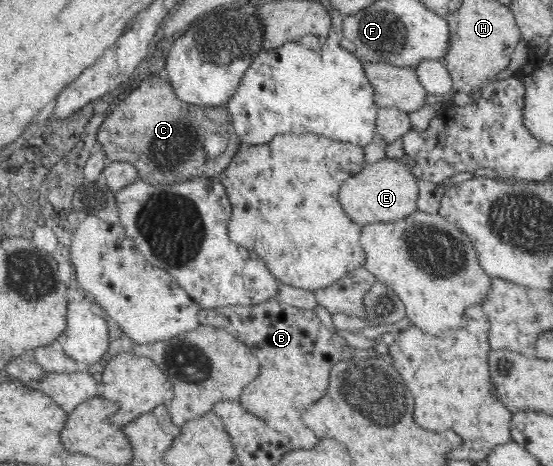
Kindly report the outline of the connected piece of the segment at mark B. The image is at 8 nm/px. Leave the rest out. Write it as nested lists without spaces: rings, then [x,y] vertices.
[[[275,297],[257,305],[200,309],[198,323],[213,327],[223,324],[227,332],[246,344],[259,359],[259,374],[243,388],[239,401],[247,412],[287,435],[294,448],[314,448],[320,440],[301,420],[301,410],[317,402],[327,392],[333,364],[349,358],[380,357],[374,348],[354,349],[335,330],[331,334],[314,310],[293,307]]]

